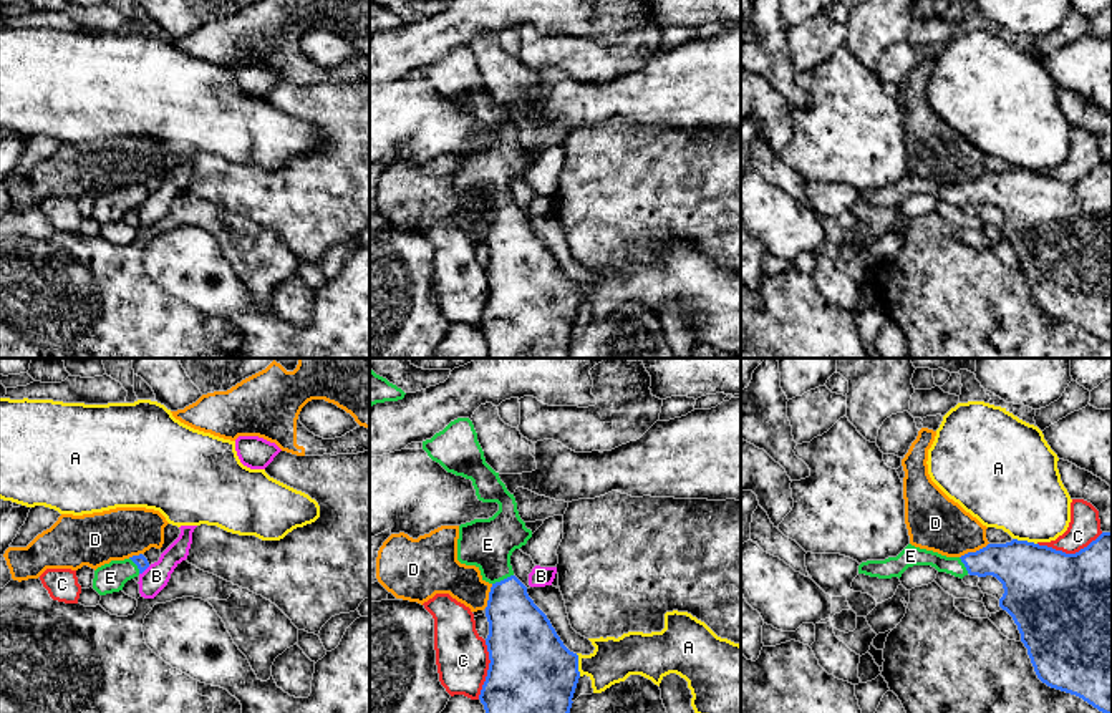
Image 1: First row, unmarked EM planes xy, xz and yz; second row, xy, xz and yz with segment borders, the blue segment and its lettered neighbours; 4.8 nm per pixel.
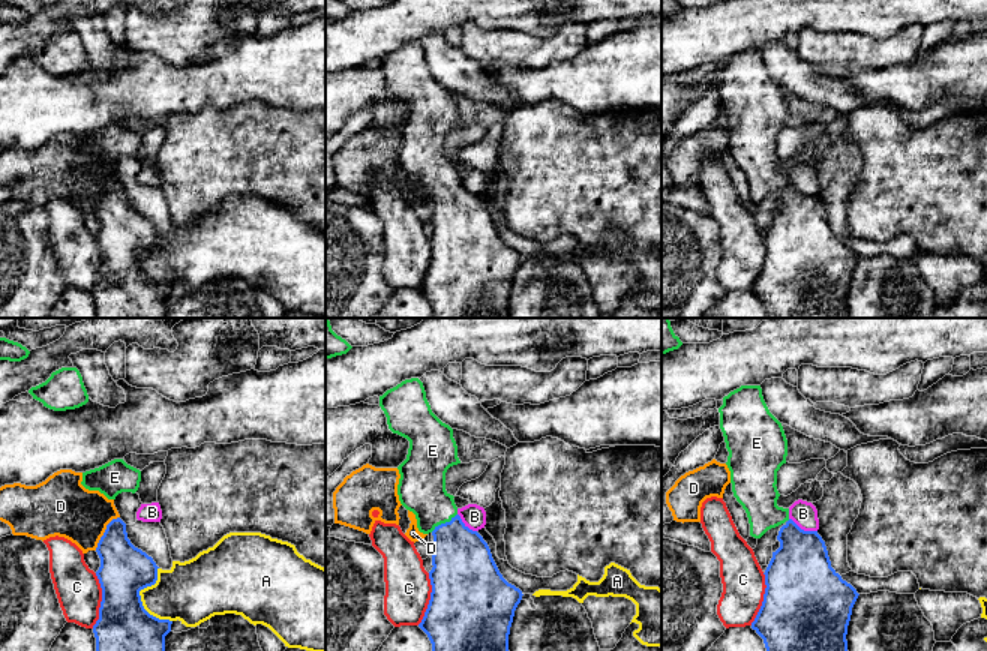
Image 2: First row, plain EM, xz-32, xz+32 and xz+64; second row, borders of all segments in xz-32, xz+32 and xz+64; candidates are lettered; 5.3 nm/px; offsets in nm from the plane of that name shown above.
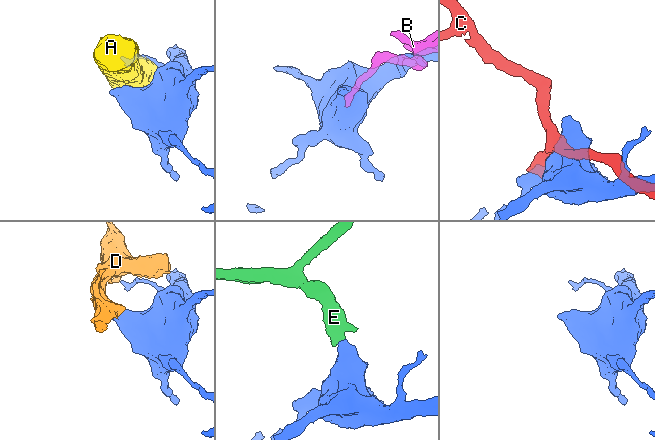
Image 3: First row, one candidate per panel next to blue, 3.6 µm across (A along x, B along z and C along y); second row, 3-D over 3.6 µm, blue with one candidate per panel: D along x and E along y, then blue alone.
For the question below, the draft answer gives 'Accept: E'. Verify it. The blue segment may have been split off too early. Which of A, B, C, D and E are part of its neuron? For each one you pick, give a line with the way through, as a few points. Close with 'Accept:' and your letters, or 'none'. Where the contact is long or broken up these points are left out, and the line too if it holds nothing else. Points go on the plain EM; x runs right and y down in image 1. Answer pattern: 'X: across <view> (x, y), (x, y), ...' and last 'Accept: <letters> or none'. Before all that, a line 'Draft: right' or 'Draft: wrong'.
Draft: right
E: across xz (517, 257), (509, 239), (504, 208), (494, 194), (488, 173)
Accept: E

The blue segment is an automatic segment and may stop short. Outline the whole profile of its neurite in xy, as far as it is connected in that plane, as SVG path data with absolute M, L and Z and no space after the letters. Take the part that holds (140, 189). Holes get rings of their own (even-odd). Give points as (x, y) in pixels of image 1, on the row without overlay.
M139 182L124 189L111 189L94 199L93 217L99 224L123 219L124 212L149 196L147 187Z

